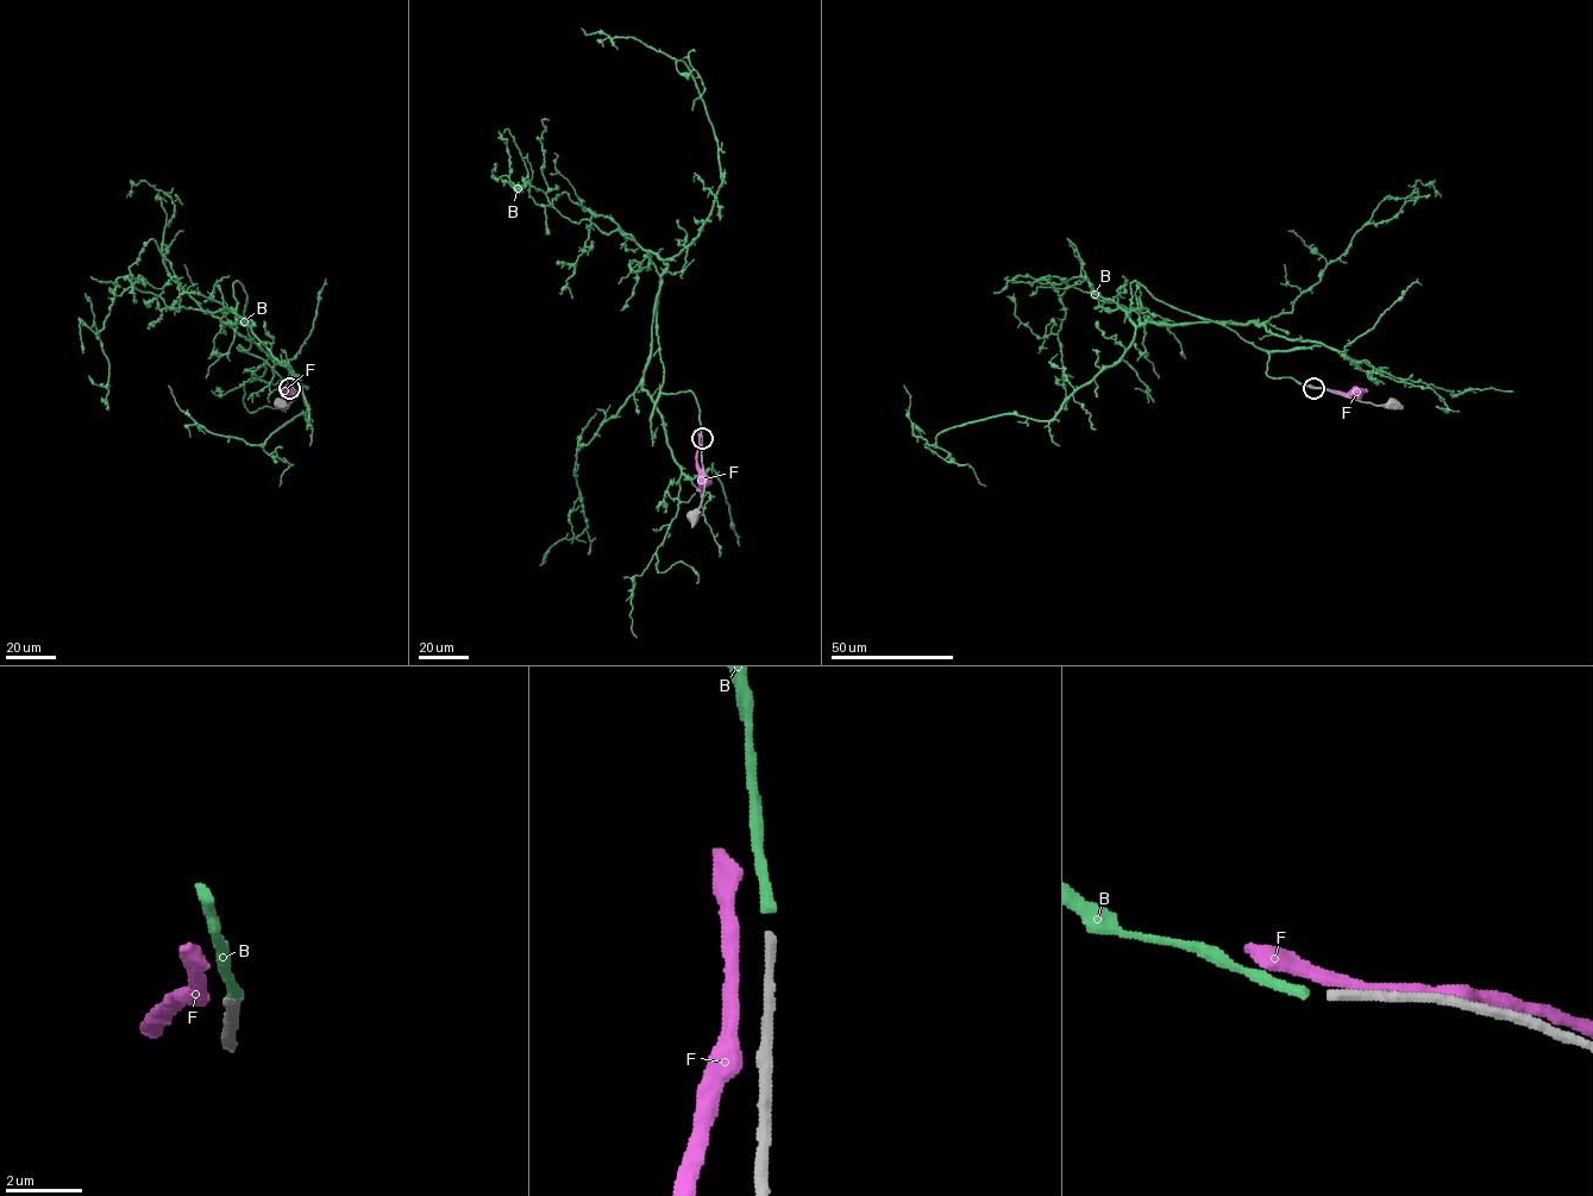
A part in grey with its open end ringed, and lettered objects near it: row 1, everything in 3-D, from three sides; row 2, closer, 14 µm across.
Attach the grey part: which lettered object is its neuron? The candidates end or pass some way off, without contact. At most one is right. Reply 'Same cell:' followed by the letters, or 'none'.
Same cell: B

